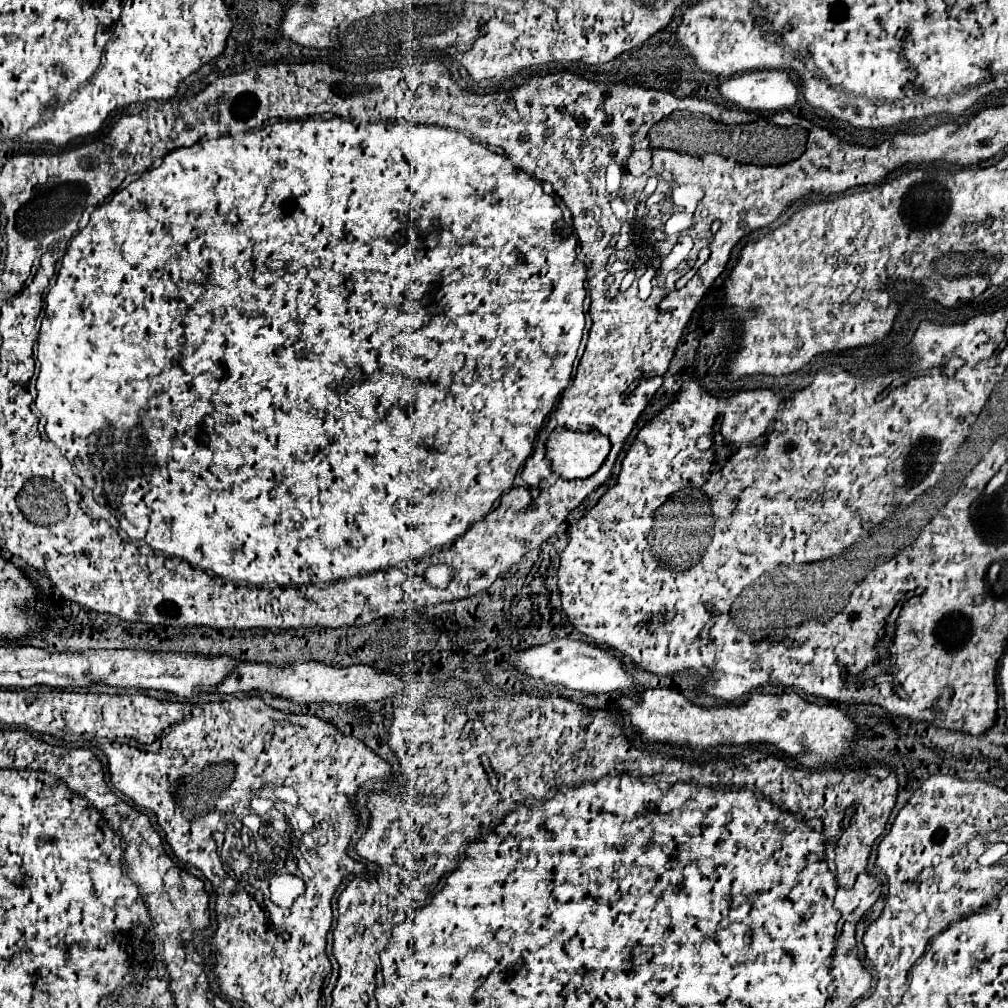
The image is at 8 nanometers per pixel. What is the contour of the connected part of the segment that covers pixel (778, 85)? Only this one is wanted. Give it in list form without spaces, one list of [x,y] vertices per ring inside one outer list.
[[[749,71],[719,85],[725,101],[741,111],[783,111],[797,103],[797,87],[785,71]]]

